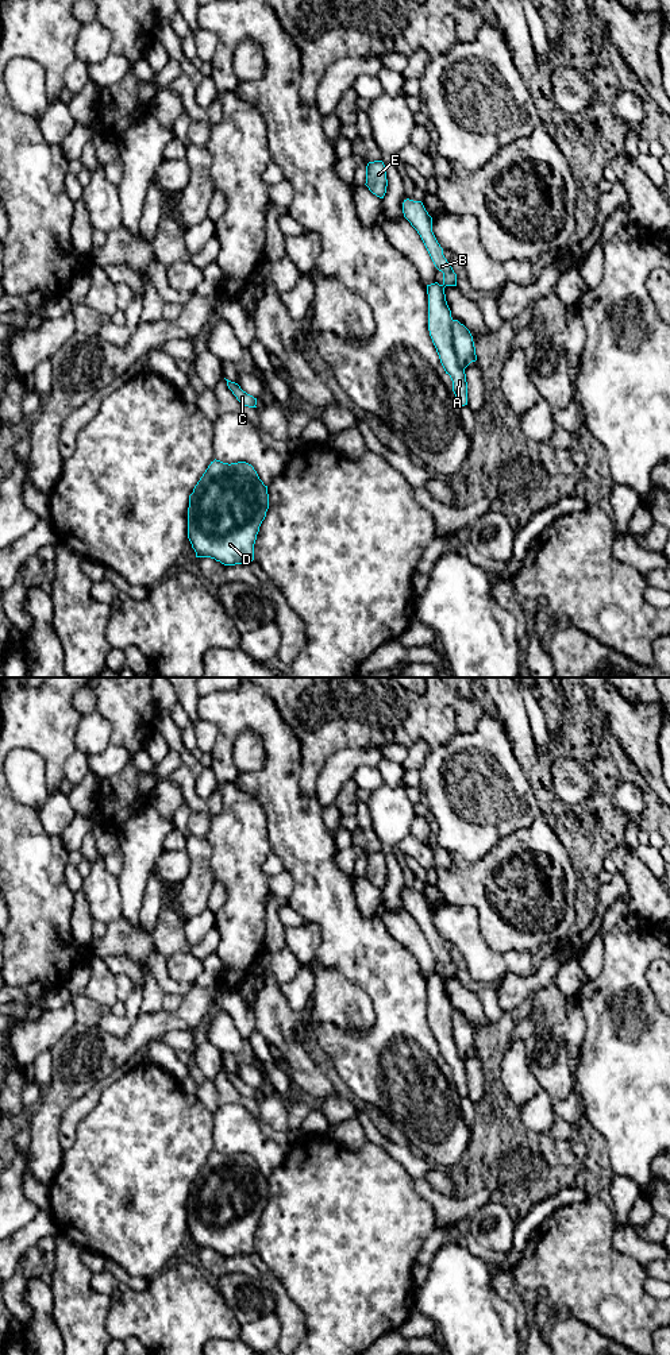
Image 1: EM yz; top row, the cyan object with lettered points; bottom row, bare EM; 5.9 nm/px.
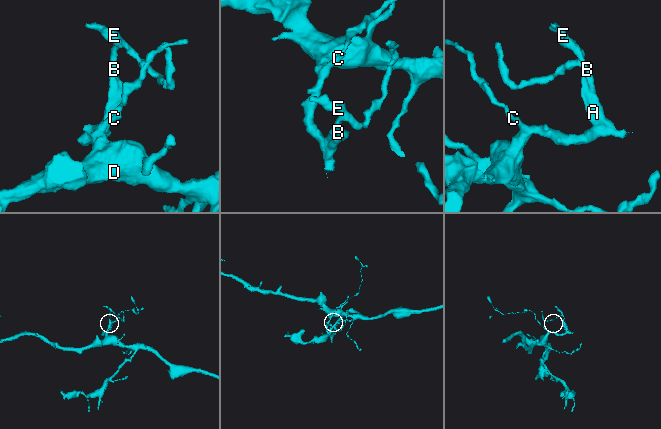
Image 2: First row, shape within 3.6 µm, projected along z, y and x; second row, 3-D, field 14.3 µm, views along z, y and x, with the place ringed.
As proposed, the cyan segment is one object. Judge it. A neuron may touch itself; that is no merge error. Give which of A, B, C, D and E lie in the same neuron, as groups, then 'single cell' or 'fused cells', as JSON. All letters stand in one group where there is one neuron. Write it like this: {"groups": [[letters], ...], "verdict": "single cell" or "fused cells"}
{"groups": [["A", "C", "D"], ["B", "E"]], "verdict": "fused cells"}

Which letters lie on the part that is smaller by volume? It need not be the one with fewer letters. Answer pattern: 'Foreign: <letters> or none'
Foreign: B, E

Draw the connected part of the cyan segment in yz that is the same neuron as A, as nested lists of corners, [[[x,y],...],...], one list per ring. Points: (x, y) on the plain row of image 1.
[[[438,973],[427,976],[428,1022],[439,1046],[440,1054],[453,1072],[453,1082],[461,1096],[467,1096],[467,1073],[465,1059],[454,1042],[451,1024],[451,1001],[446,992],[444,978]]]

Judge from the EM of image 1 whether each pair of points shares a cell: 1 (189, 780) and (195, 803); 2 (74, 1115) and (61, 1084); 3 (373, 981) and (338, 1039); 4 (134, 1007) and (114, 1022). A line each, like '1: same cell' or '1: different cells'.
1: same cell
2: different cells
3: same cell
4: same cell

